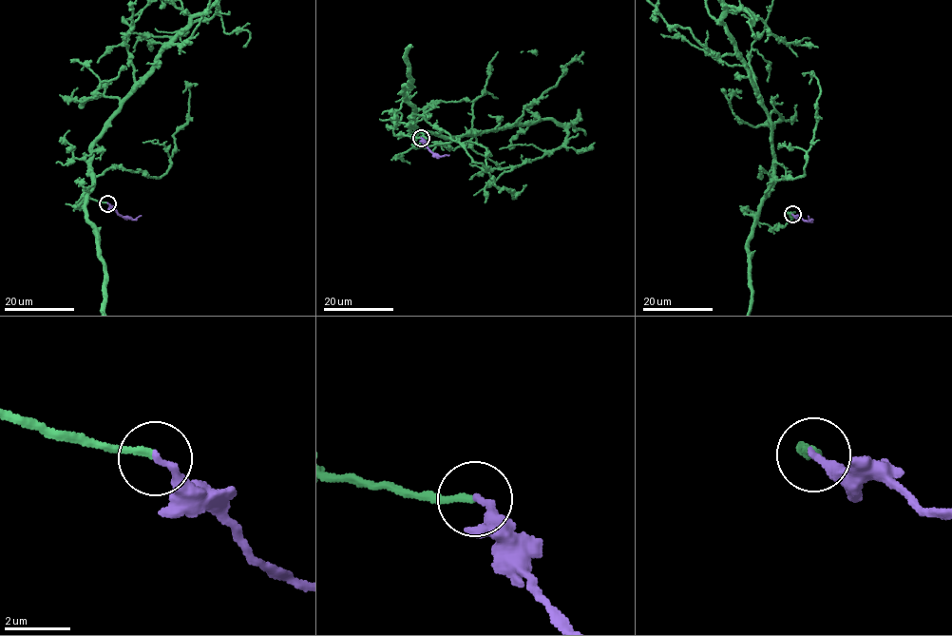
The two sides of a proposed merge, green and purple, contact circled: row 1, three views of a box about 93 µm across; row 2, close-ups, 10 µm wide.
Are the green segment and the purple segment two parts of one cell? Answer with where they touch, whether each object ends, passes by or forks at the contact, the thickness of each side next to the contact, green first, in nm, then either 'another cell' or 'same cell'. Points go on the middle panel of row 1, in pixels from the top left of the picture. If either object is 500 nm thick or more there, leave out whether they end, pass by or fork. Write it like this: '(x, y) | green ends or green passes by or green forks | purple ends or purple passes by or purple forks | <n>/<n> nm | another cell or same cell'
(421, 138) | green ends | purple ends | 220/240 nm | same cell

